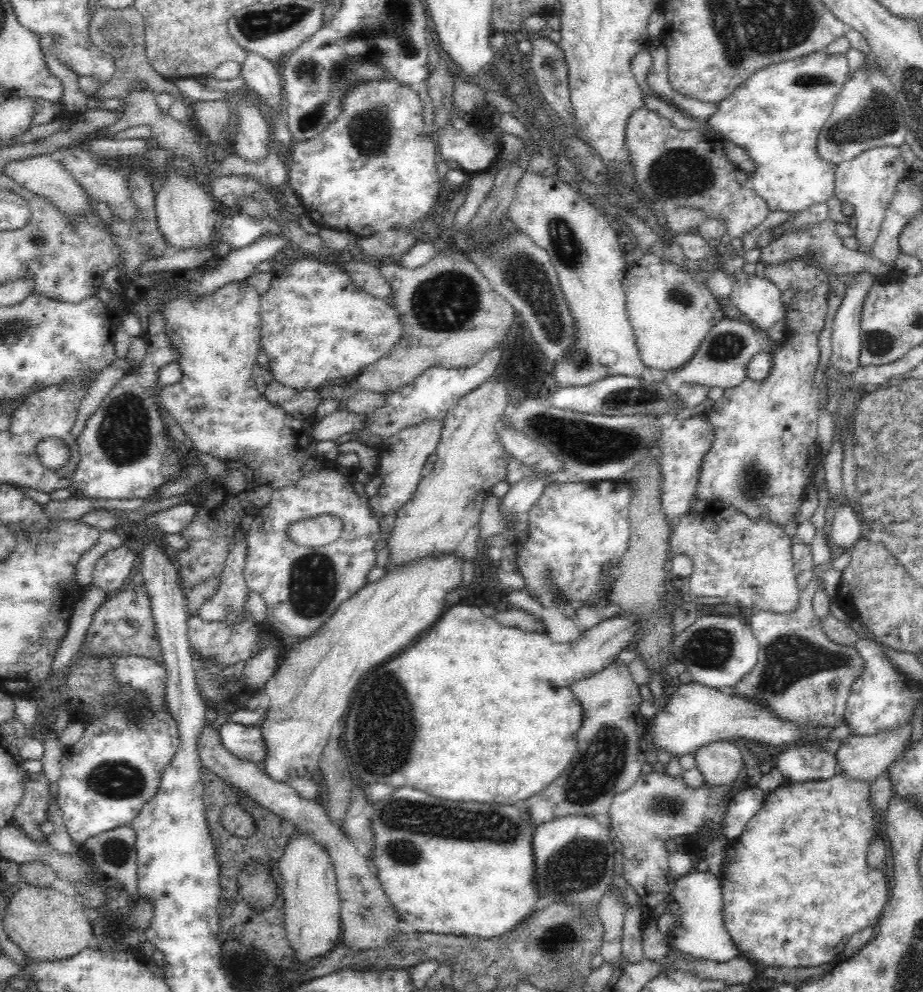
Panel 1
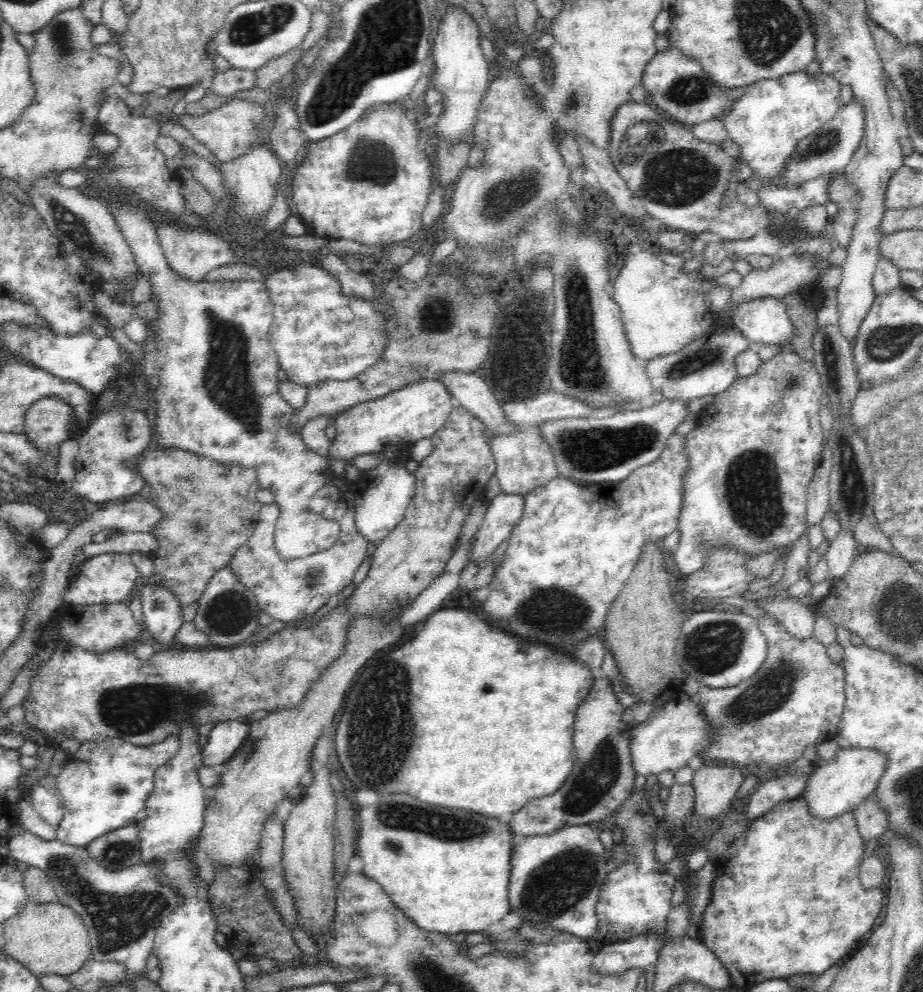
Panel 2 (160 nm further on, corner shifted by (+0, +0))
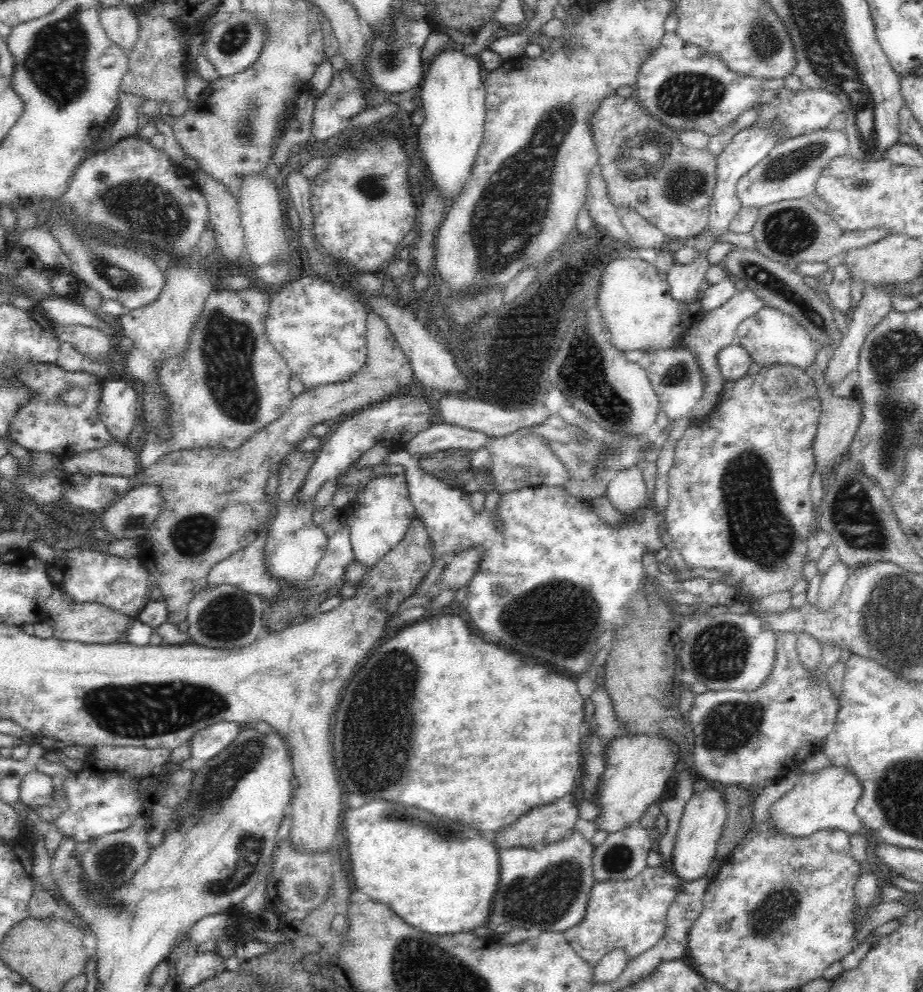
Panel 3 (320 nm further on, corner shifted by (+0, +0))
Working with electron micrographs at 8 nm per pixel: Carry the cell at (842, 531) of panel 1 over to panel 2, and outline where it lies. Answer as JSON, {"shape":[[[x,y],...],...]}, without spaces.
{"shape":[[[841,530],[829,544],[827,553],[824,556],[828,566],[828,580],[834,582],[844,578],[856,555],[857,548],[854,545],[852,533]]]}

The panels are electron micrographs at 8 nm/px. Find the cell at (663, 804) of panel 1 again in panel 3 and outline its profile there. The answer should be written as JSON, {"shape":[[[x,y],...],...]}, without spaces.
{"shape":[[[661,866],[646,867],[642,874],[632,880],[595,882],[590,888],[590,894],[588,894],[584,918],[576,926],[566,928],[561,933],[566,937],[568,944],[576,951],[576,954],[593,968],[598,966],[597,962],[600,962],[605,954],[614,949],[624,950],[626,963],[630,964],[629,962],[633,958],[649,951],[660,940],[660,937],[665,935],[668,909],[680,891],[680,884],[683,883],[682,879],[678,878],[674,873],[668,873]]]}

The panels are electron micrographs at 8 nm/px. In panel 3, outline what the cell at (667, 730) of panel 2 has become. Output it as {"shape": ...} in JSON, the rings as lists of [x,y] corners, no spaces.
{"shape":[[[620,736],[608,742],[605,749],[606,767],[594,792],[598,814],[593,821],[597,830],[606,834],[634,827],[646,809],[662,800],[670,778],[679,762],[679,748],[659,736]]]}

